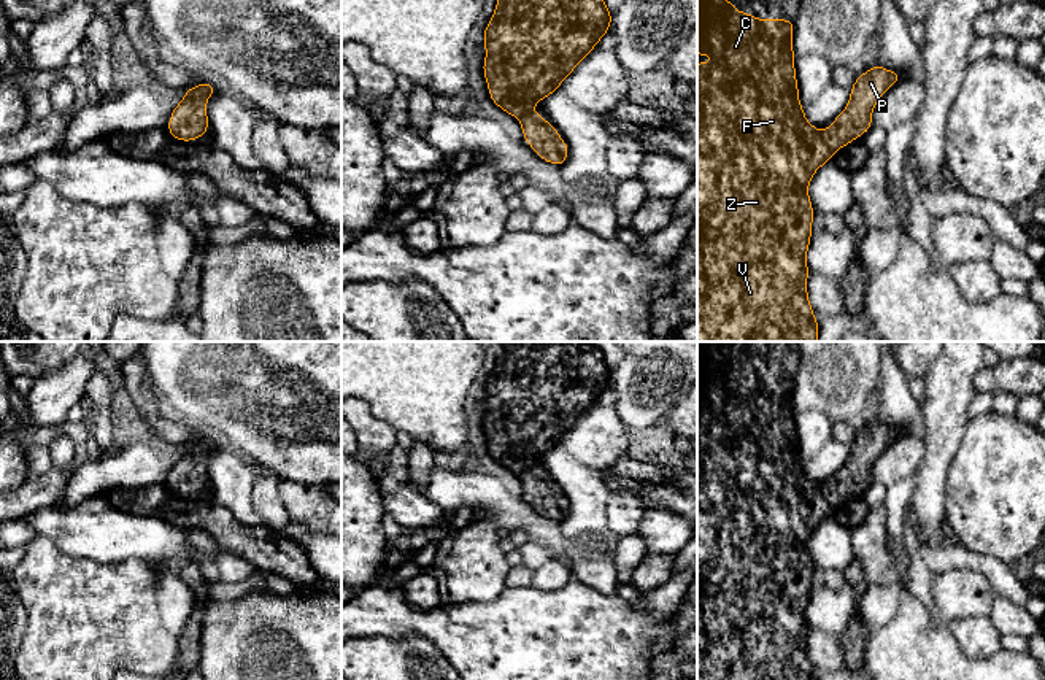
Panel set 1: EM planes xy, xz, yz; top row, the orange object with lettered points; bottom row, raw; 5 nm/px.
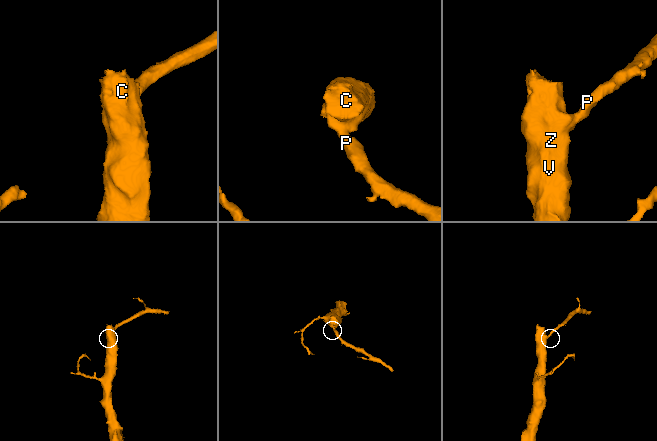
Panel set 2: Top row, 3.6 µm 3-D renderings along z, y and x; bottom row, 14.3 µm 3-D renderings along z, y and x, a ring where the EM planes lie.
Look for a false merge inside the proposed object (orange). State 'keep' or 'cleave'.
keep

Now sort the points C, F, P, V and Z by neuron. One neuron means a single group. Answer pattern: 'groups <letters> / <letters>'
groups C F P V Z

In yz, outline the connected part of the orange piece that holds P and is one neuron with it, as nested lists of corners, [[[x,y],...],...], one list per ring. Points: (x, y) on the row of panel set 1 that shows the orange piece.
[[[697,0],[697,54],[713,54],[713,64],[697,64],[697,342],[816,342],[819,323],[815,319],[807,292],[807,249],[813,234],[813,208],[808,197],[808,184],[815,172],[832,160],[835,151],[864,135],[872,124],[872,111],[878,99],[902,75],[886,70],[881,65],[869,68],[856,76],[850,89],[846,108],[824,130],[813,127],[799,102],[799,87],[796,78],[792,52],[794,21],[789,19],[754,19],[751,13],[740,13],[729,0]]]

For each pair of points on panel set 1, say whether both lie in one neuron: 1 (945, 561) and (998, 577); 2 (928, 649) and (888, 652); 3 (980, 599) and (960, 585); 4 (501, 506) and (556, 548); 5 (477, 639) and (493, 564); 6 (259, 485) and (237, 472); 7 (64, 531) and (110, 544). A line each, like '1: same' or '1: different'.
1: same
2: same
3: same
4: same
5: different
6: different
7: same

